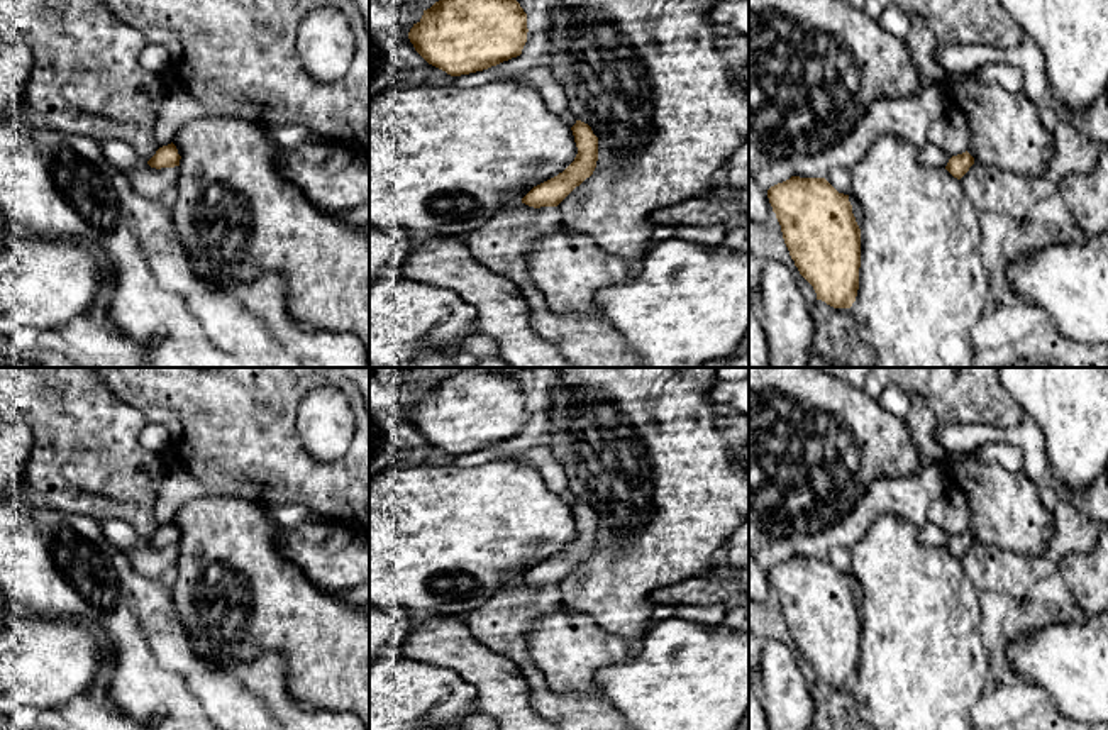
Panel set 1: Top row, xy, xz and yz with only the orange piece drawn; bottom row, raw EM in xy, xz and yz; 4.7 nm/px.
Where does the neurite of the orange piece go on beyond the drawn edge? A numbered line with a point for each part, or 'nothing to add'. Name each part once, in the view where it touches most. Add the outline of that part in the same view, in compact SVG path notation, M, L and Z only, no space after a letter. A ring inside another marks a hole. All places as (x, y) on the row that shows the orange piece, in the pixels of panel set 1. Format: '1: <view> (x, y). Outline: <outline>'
nothing to add

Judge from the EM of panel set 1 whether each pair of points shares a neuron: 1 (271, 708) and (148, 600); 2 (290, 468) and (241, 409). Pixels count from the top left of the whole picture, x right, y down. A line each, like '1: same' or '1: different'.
1: same
2: same

